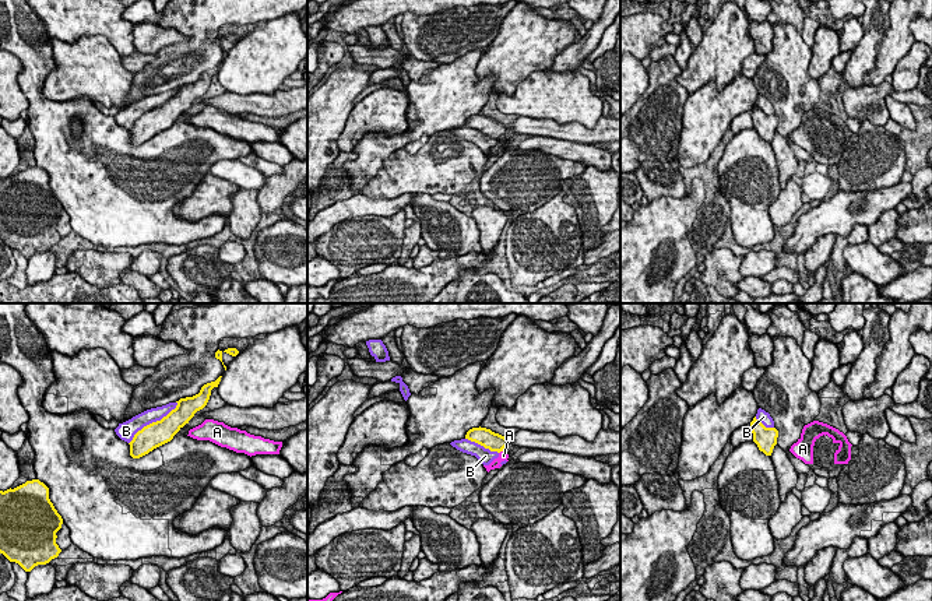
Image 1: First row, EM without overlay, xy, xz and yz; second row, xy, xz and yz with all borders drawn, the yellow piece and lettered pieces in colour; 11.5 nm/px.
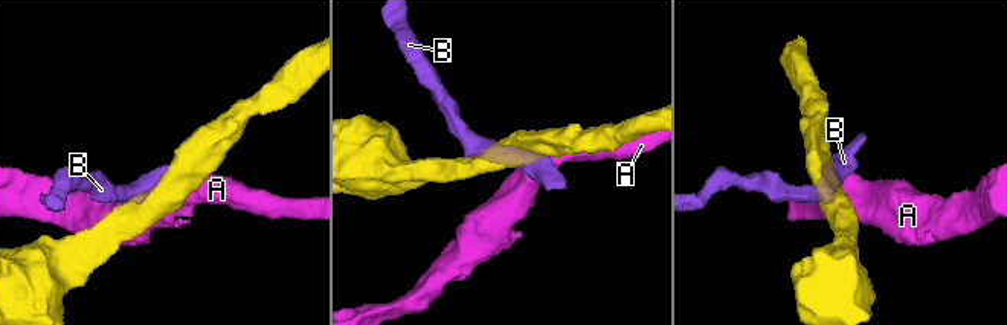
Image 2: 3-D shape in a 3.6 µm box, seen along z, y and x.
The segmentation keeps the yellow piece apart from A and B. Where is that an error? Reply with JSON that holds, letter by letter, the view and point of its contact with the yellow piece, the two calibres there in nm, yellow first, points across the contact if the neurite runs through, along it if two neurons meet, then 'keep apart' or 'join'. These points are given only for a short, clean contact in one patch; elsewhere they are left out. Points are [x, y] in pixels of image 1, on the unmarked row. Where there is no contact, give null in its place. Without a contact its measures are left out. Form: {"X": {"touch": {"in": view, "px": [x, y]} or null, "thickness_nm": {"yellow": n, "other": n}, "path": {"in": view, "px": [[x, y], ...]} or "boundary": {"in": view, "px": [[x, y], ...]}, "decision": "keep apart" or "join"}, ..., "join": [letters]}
{"A": {"touch": {"in": "xz", "px": [500, 137]}, "thickness_nm": {"yellow": 220, "other": 100}, "boundary": {"in": "xz", "px": [[502, 137], [499, 140]]}, "decision": "keep apart"}, "B": {"touch": {"in": "xy", "px": [153, 109]}, "thickness_nm": {"yellow": 280, "other": 180}, "decision": "keep apart"}, "join": []}

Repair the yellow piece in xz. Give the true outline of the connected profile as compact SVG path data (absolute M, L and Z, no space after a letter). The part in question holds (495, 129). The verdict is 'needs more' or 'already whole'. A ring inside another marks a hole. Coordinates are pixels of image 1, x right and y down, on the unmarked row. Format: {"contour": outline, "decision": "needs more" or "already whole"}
{"contour": "M481 113L469 116L465 122L465 126L497 140L503 138L503 136L510 130L507 124Z", "decision": "already whole"}

